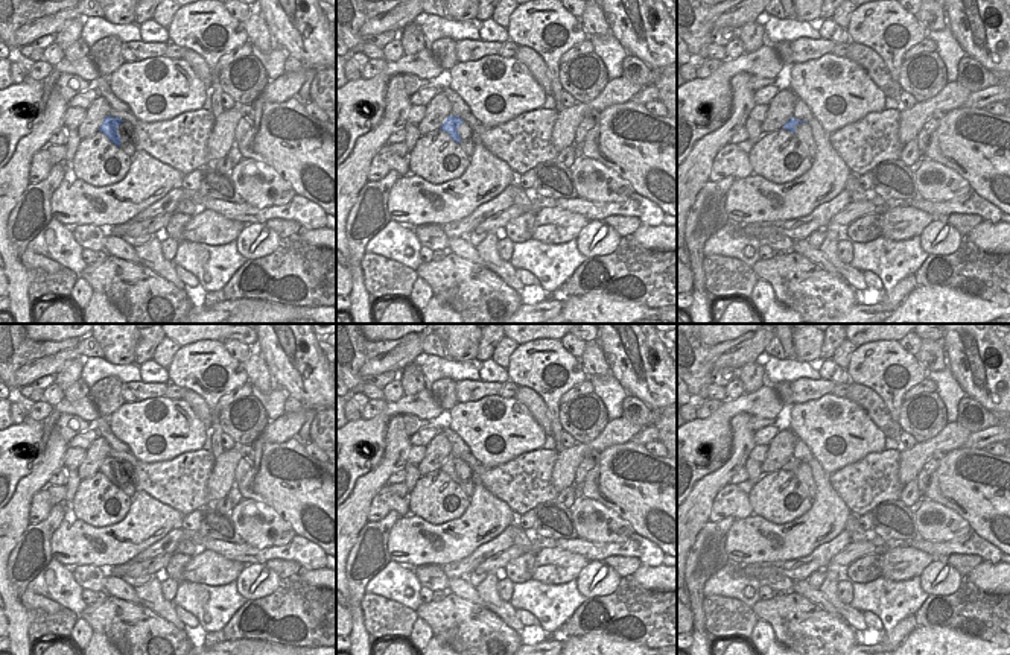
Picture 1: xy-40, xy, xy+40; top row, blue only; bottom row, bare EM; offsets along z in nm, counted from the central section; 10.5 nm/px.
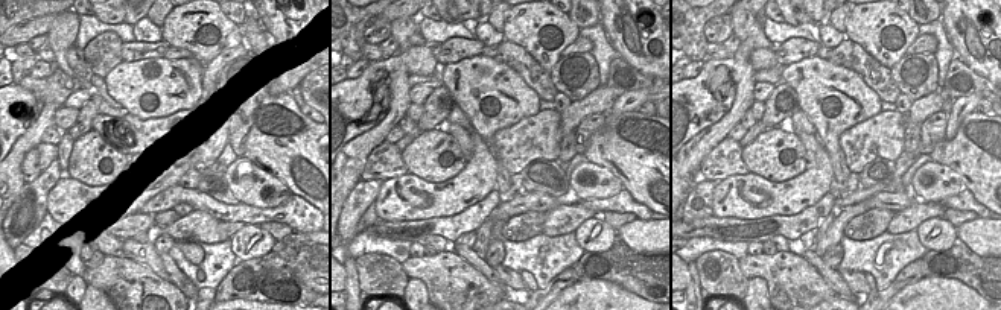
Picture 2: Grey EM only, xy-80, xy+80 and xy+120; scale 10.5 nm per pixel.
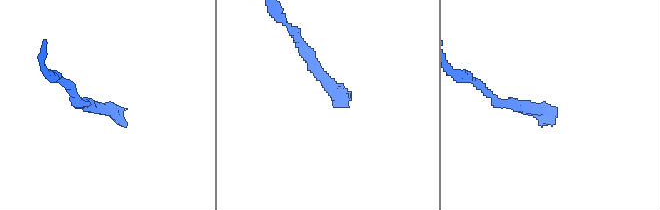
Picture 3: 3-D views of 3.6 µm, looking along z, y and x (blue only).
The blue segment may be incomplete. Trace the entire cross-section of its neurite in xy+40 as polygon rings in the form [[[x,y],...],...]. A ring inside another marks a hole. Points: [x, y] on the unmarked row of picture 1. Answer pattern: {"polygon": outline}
{"polygon": [[[791,457],[783,465],[782,470],[791,471],[799,479],[799,482],[805,486],[809,497],[814,498],[817,488],[815,488],[815,482],[814,482],[814,477],[812,477],[812,470],[811,470],[808,462],[797,460],[797,459]]]}

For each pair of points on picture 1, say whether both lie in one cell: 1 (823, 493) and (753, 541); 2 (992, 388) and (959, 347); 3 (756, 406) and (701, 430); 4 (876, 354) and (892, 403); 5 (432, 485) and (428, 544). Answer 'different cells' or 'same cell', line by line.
1: same cell
2: same cell
3: same cell
4: same cell
5: different cells

